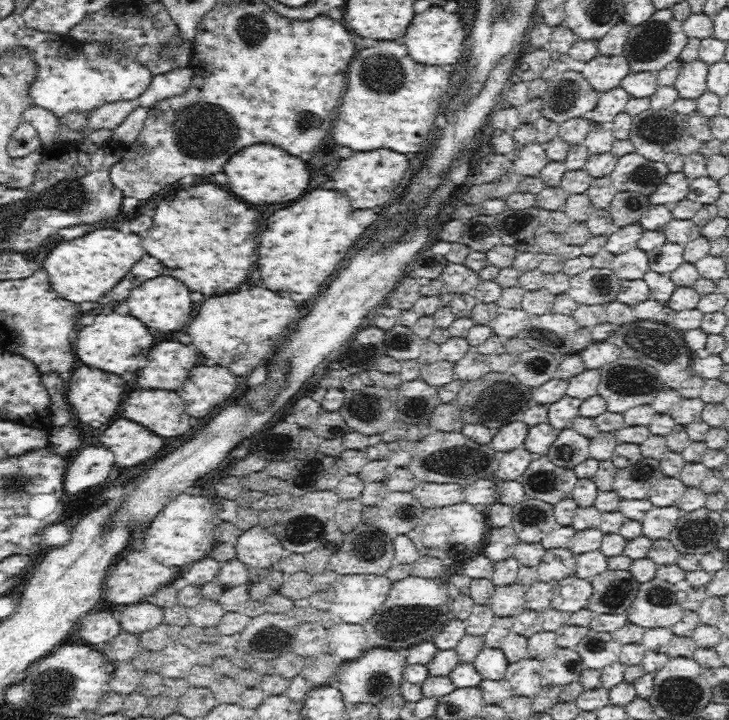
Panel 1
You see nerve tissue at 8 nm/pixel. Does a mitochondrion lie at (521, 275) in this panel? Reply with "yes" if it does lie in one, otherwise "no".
no

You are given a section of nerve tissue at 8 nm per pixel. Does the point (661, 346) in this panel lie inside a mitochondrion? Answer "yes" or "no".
yes

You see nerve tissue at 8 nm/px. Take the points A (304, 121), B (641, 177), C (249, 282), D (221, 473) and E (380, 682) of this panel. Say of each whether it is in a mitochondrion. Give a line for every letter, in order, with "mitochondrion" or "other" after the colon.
A: mitochondrion
B: mitochondrion
C: other
D: other
E: mitochondrion

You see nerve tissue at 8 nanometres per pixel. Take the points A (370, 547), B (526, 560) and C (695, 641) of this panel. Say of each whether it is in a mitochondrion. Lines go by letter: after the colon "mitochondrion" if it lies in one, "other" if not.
A: mitochondrion
B: other
C: other

